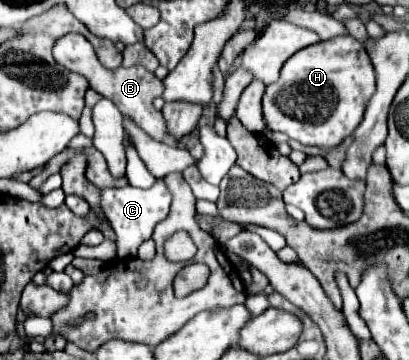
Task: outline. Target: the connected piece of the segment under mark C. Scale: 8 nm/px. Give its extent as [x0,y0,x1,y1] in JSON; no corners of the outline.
[100,178,172,258]

